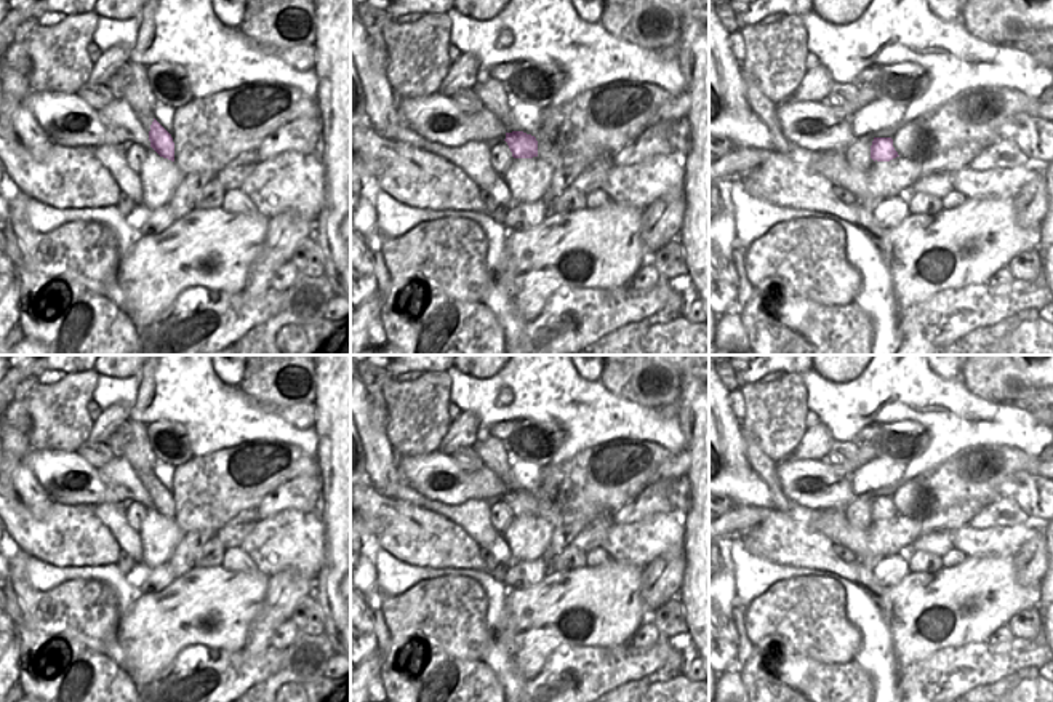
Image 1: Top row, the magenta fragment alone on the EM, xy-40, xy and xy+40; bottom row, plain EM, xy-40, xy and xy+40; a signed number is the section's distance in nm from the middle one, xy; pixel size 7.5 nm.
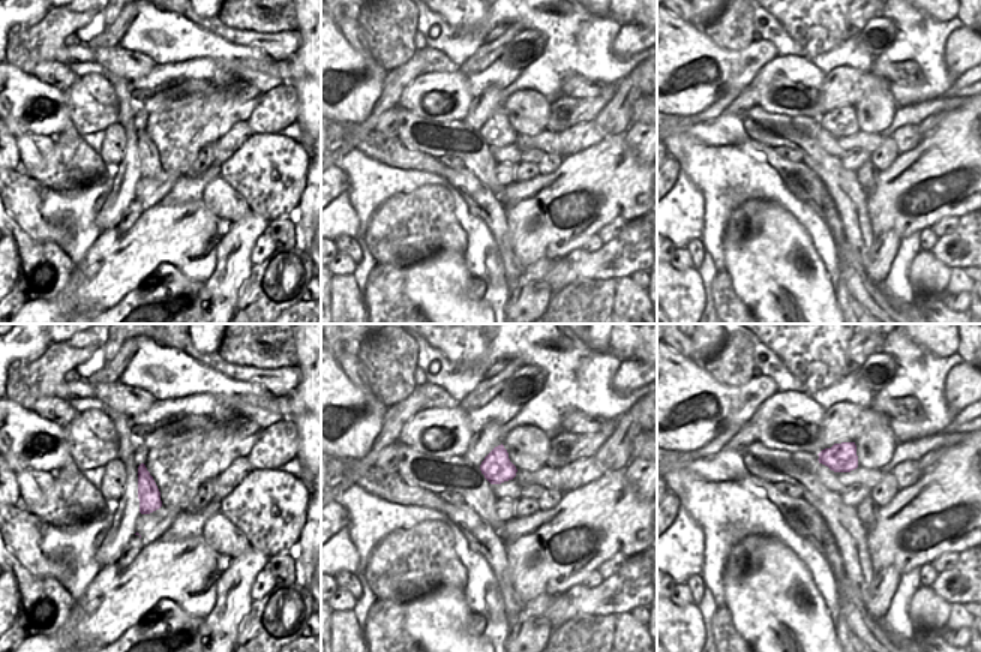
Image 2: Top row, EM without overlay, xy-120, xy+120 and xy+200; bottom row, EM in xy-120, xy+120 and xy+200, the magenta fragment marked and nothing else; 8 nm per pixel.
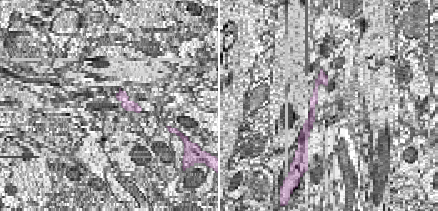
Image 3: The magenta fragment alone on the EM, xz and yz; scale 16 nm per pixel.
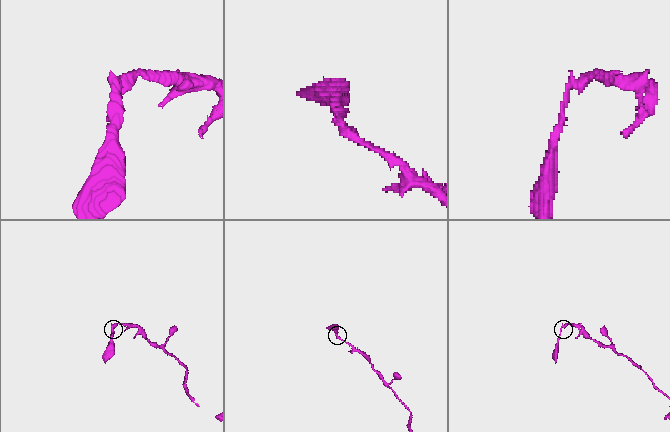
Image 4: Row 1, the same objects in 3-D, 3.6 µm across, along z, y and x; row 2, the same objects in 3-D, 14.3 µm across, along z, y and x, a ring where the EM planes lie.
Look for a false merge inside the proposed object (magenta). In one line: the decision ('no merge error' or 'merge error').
merge error

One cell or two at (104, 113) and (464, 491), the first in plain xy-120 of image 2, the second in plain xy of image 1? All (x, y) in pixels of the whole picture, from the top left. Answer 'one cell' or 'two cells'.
two cells

